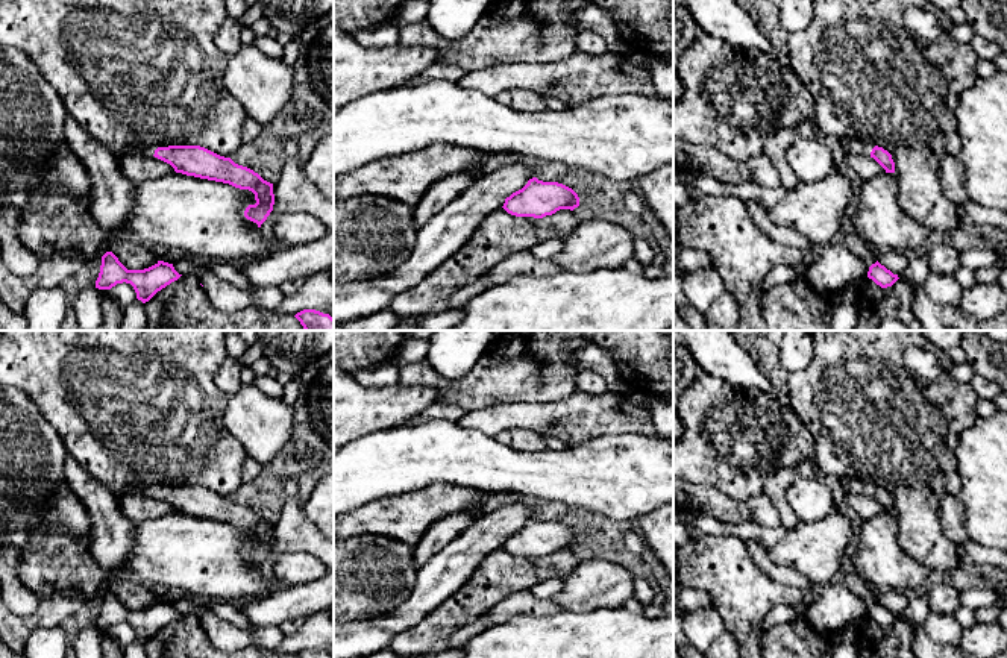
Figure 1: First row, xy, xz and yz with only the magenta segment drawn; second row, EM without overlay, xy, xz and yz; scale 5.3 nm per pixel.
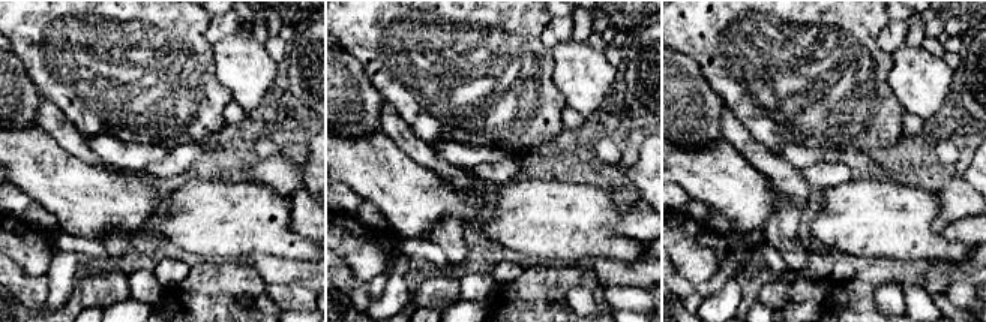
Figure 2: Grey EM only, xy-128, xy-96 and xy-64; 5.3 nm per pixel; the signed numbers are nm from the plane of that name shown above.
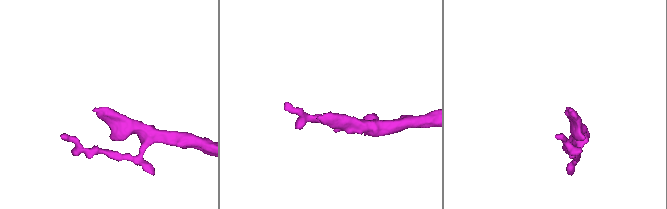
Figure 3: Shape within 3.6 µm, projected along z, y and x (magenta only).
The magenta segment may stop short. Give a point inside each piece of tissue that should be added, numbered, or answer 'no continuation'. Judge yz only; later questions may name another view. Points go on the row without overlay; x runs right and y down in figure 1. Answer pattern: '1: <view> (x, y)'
1: yz (854, 485)

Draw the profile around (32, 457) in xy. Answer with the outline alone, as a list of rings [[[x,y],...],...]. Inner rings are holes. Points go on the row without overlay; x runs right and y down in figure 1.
[[[0,385],[0,493],[14,499],[20,509],[0,514],[9,531],[29,531],[39,519],[45,500],[64,484],[68,450],[55,428],[33,400],[14,385]]]

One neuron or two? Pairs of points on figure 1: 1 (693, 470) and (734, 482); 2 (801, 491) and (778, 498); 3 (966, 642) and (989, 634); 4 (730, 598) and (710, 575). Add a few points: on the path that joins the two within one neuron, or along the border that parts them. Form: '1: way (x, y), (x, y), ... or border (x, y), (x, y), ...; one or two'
1: way (704, 470), (725, 475); one
2: border (795, 478), (787, 490), (787, 505), (799, 522); two
3: way (972, 642), (983, 640); one
4: way (727, 592), (716, 581); one

